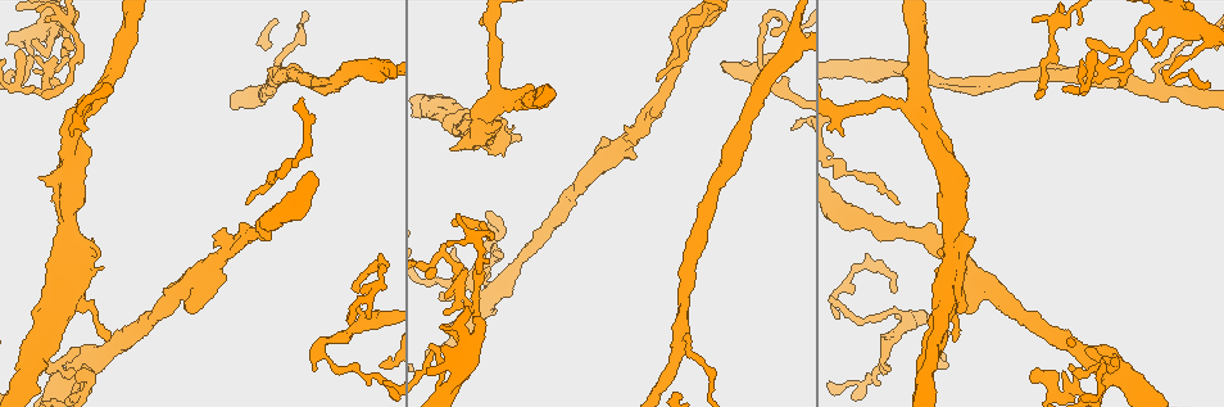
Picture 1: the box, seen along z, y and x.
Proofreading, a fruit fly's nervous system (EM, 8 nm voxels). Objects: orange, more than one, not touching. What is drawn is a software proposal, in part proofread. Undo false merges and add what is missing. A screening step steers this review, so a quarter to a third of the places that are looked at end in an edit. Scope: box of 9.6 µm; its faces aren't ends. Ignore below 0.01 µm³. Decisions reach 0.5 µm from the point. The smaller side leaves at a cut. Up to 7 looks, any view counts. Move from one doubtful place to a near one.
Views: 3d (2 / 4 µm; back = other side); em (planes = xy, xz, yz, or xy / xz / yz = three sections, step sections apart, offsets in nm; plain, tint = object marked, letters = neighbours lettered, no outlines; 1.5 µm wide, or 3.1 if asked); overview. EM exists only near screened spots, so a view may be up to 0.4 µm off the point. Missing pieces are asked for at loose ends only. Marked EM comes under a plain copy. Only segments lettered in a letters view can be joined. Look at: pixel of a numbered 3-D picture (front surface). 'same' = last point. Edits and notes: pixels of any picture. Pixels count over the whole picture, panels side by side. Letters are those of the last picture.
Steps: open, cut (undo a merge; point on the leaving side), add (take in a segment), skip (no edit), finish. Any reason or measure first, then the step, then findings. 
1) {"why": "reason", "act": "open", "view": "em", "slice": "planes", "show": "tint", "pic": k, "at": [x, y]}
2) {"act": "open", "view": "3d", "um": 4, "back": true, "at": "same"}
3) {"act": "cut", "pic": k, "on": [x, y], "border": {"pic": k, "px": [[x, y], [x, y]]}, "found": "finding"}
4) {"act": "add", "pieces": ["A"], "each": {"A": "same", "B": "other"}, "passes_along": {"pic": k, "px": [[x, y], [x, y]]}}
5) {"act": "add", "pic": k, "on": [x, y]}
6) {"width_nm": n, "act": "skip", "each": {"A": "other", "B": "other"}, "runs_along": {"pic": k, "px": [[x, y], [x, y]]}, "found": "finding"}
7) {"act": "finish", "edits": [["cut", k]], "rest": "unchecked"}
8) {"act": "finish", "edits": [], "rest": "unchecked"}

{"why": "an open end", "act": "open", "view": "3d", "um": 2, "pic": 1, "at": [457, 214]}

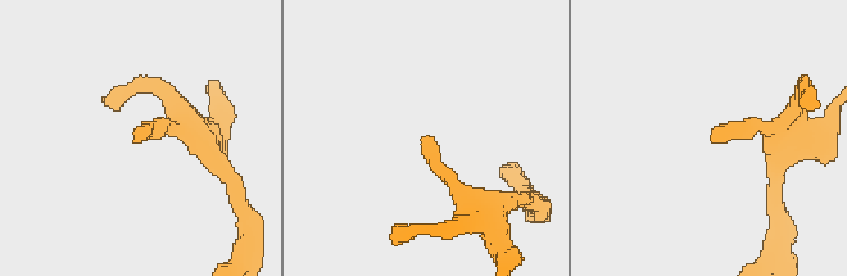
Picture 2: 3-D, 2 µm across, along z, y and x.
{"why": "shape alone is not enough", "act": "open", "view": "em", "slice": "planes", "show": "letters", "pic": 2, "at": [714, 141]}

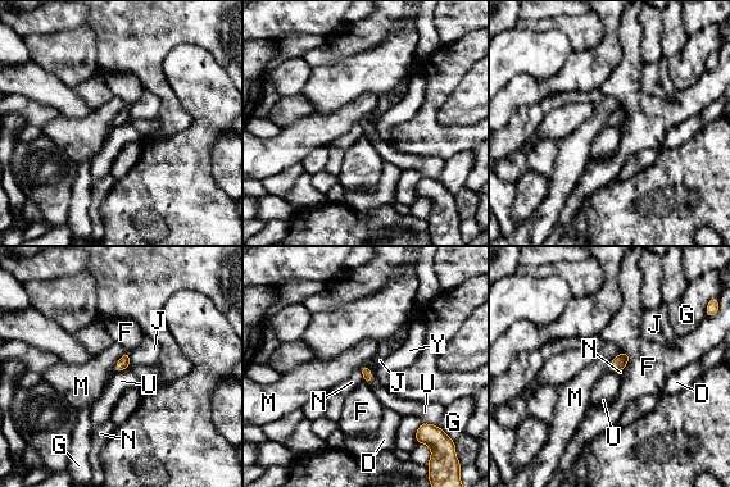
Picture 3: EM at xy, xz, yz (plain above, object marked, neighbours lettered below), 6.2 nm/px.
{"act": "skip", "each": {"D": "other", "F": "other", "G": "other", "J": "other", "M": "other", "N": "other", "U": "other", "Y": "other"}, "border": {"pic": 3, "px": [[367, 365], [371, 372], [370, 383]]}, "found": "none of them fits"}

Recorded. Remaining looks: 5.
{"why": "an open end", "act": "open", "view": "3d", "um": 4, "pic": 1, "at": [313, 367]}

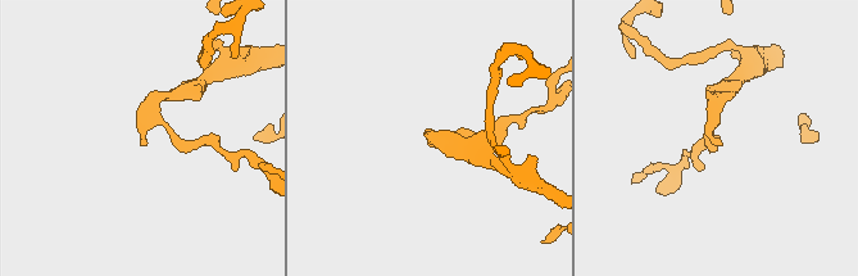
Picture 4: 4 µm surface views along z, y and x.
{"arm_widths_nm": [160, 190], "why": "need the tissue", "act": "open", "view": "em", "slice": "yz", "step": 8, "show": "tint", "pic": 4, "at": [141, 142]}

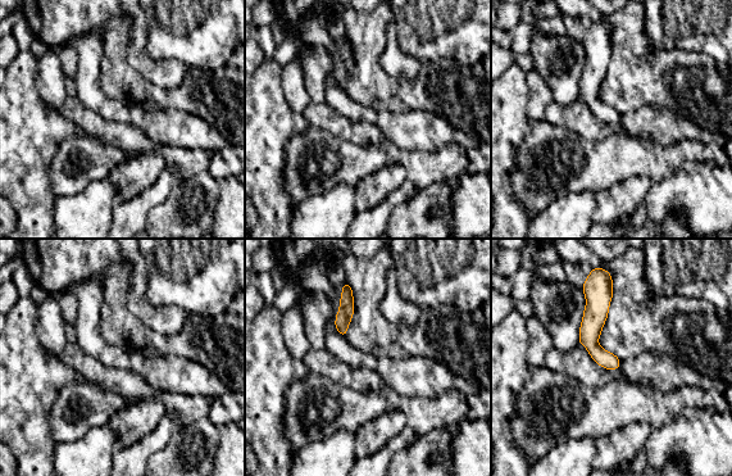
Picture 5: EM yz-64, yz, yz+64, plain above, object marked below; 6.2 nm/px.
{"act": "open", "view": "em", "slice": "planes", "show": "letters", "at": "same"}

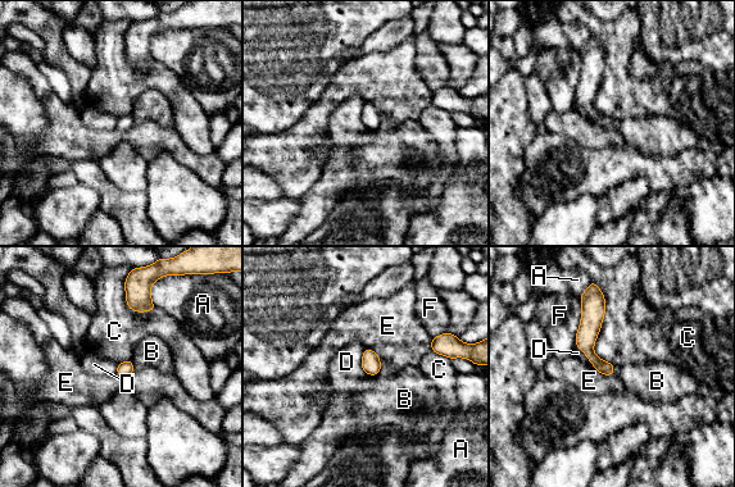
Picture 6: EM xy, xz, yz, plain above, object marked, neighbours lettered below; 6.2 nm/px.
{"longest_contact_nm": ["C", 550], "act": "skip", "each": {"A": "other", "B": "other", "C": "other", "D": "other", "E": "other", "F": "other"}, "border": {"pic": 6, "px": [[364, 349], [362, 356], [363, 373]]}, "found": "no lettered segment goes on from it"}

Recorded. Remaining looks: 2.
{"act": "finish", "edits": [], "rest": "unchecked"}

